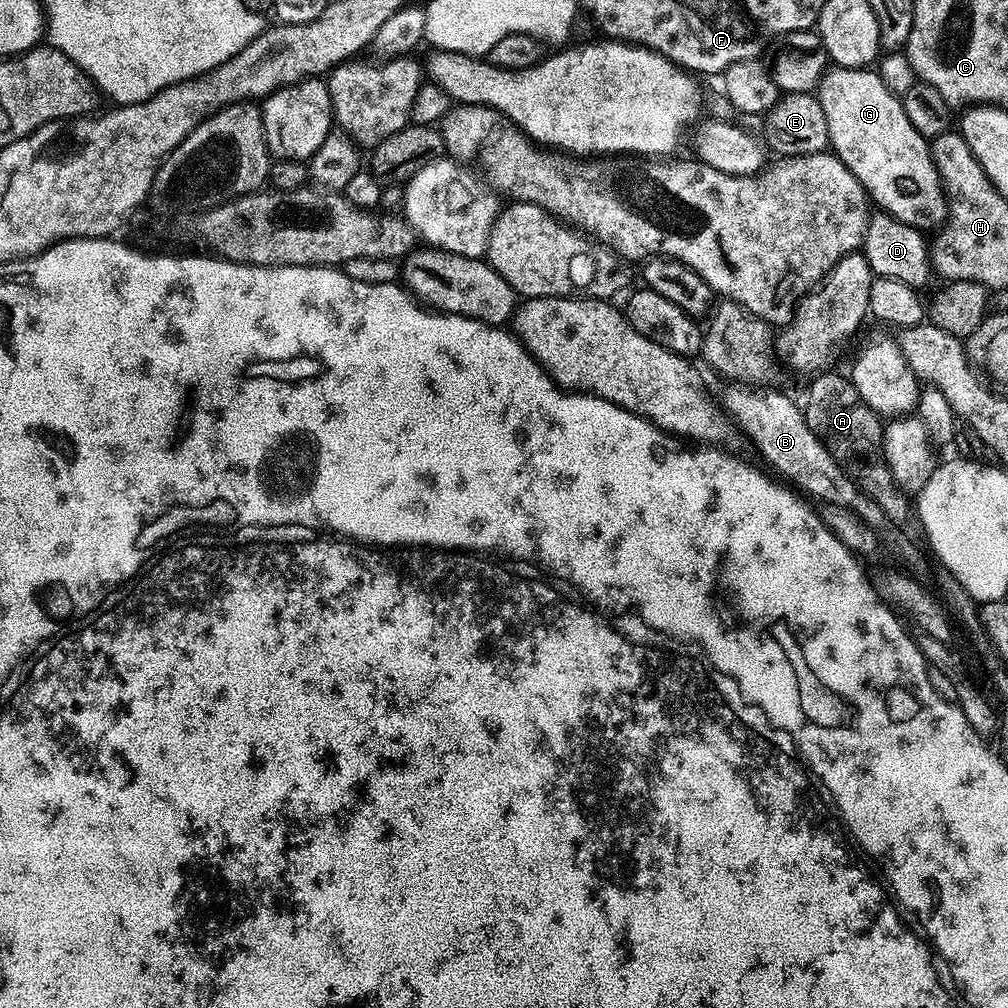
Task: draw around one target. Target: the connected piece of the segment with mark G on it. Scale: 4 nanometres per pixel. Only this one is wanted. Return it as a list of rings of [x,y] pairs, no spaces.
[[[829,67],[820,80],[818,99],[822,114],[826,114],[828,142],[831,151],[858,178],[858,182],[868,194],[868,199],[876,204],[881,213],[893,216],[898,222],[908,224],[911,228],[929,230],[939,229],[948,218],[948,201],[944,195],[944,186],[932,160],[929,141],[906,118],[904,101],[882,82],[876,70],[866,68]]]

